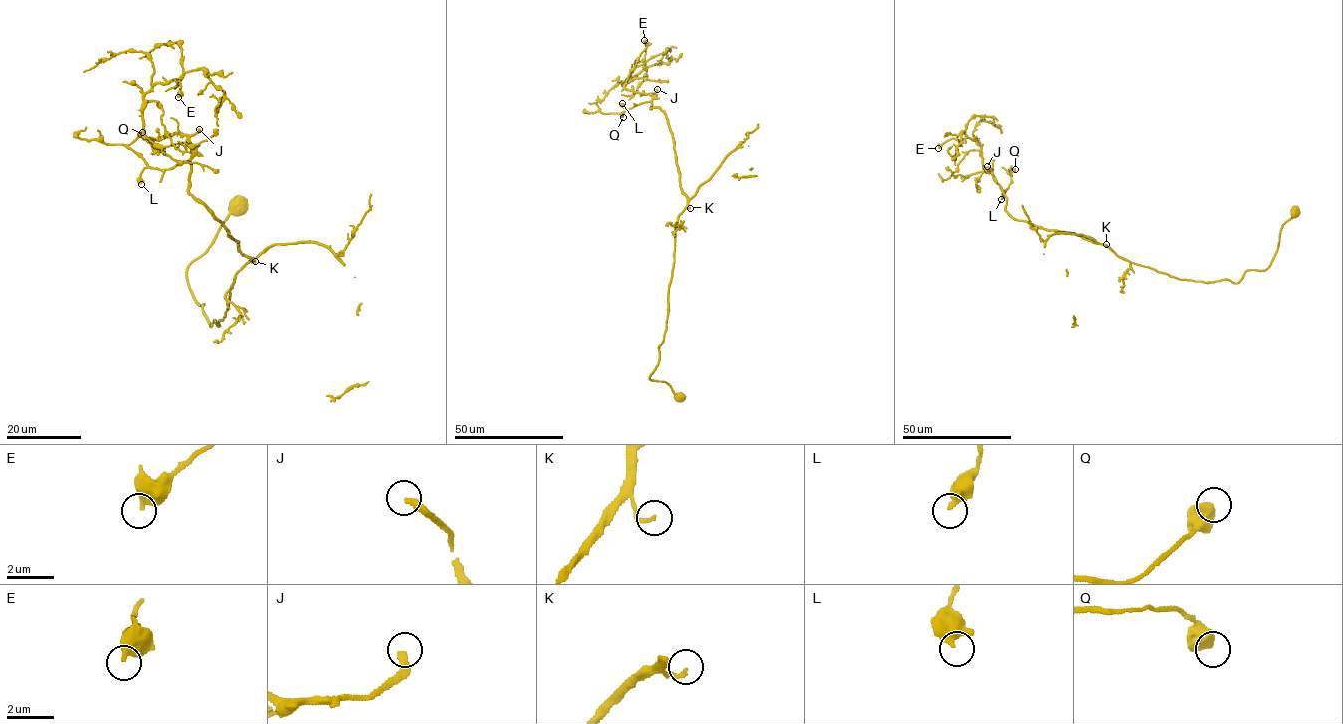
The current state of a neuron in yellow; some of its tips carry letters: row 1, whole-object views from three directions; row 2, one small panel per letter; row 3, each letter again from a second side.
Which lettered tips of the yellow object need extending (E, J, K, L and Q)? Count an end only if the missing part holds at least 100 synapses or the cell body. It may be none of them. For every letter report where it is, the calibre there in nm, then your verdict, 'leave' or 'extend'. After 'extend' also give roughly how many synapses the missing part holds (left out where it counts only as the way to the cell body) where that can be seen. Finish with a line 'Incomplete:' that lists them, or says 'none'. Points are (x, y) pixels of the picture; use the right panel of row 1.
E: place (938, 148); calibre 440 nm; leave
J: place (987, 166); calibre 280 nm; extend; 120 synapses
K: place (1106, 244); calibre 130 nm; leave
L: place (1001, 199); calibre 320 nm; leave
Q: place (1015, 169); calibre 600 nm; leave
Incomplete: J

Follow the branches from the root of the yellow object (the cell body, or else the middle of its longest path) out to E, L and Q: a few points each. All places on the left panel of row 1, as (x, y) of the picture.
E: (235, 207), (186, 272), (211, 326), (250, 258), (189, 192), (188, 138), (143, 137), (143, 96), (178, 97)
L: (235, 207), (186, 272), (211, 326), (250, 258), (189, 192), (187, 161), (147, 167), (141, 184)
Q: (235, 207), (186, 272), (211, 326), (250, 258), (189, 192), (187, 161), (152, 168), (127, 145), (142, 132)

